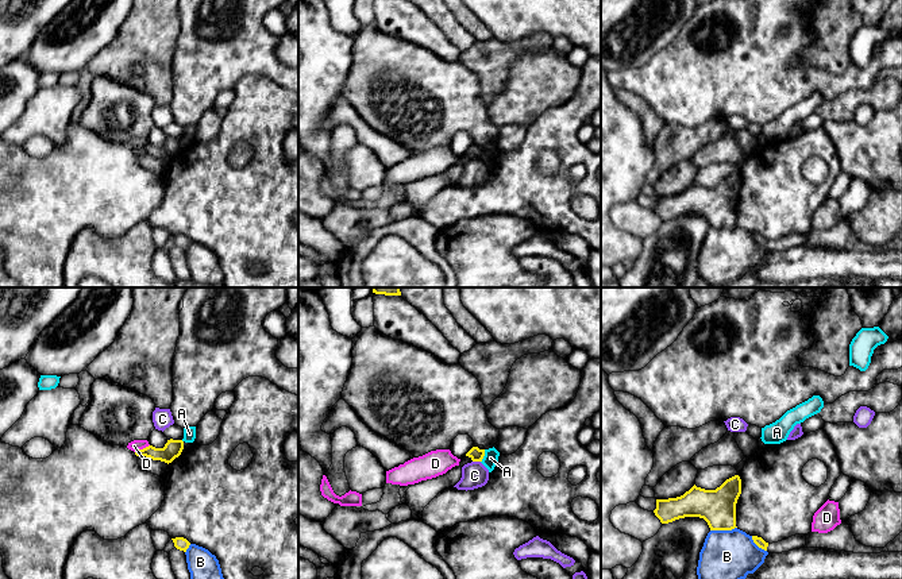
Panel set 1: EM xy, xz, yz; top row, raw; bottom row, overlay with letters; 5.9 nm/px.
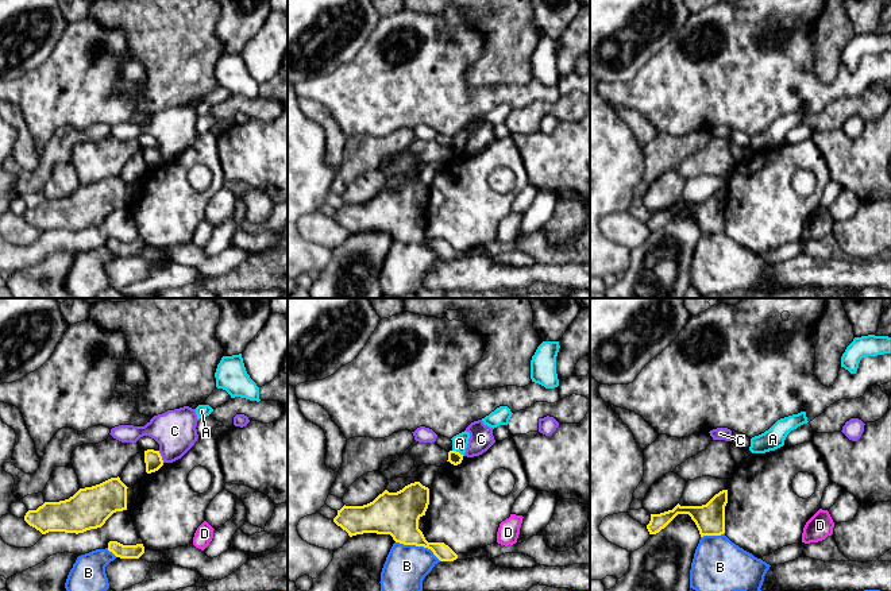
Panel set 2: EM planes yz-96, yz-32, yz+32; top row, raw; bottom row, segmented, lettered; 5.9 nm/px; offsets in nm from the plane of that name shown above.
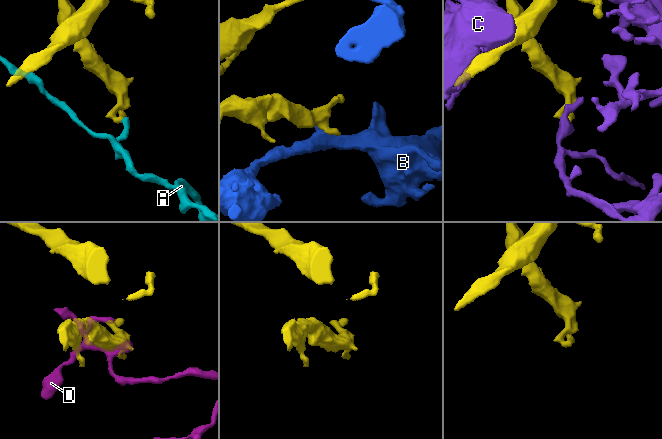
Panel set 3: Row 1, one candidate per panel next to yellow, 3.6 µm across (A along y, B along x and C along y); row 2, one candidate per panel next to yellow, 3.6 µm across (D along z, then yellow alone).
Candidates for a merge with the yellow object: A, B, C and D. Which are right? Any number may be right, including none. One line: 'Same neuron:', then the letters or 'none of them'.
Same neuron: none of them

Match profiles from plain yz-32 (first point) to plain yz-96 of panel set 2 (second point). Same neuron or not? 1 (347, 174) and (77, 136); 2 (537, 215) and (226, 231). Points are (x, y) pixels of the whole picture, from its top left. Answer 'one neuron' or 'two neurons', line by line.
1: one neuron
2: one neuron

